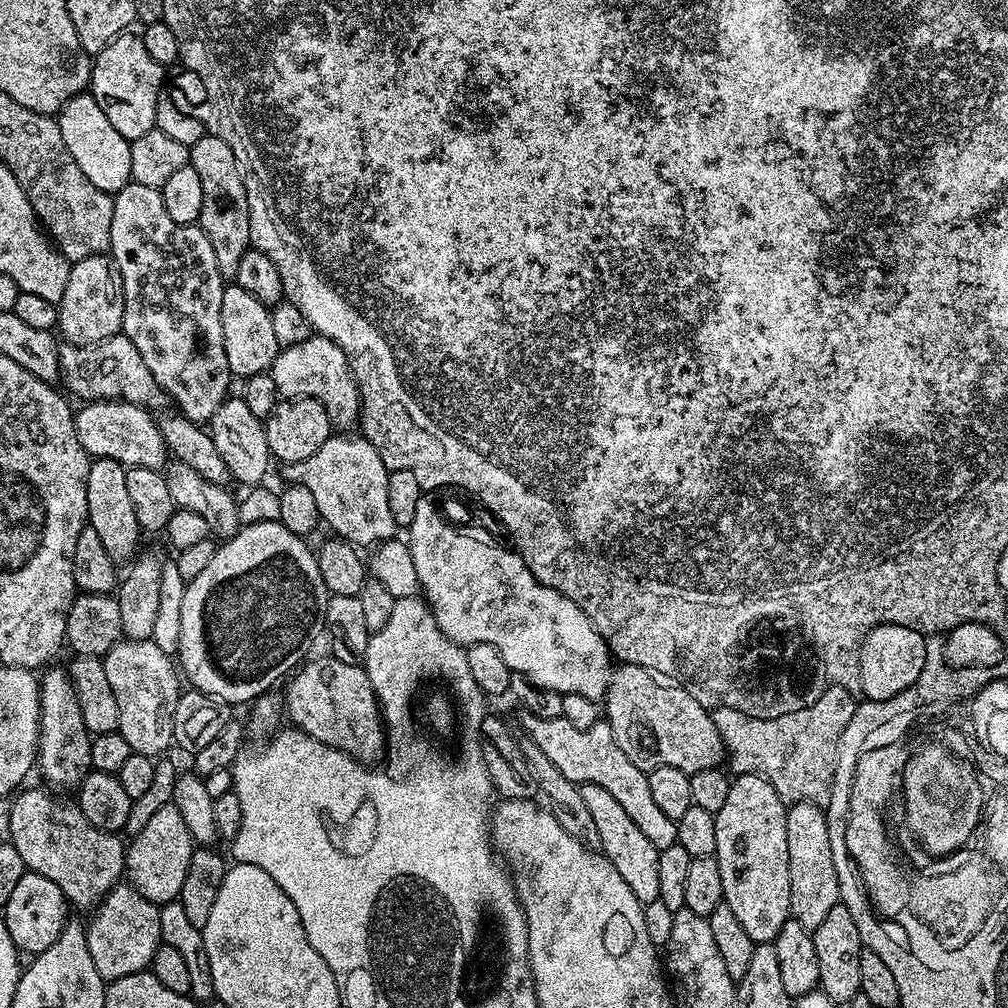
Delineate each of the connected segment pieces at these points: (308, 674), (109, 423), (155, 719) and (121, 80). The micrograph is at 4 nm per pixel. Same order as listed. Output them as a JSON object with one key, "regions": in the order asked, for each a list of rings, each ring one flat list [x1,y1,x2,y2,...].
{"regions":[[[324,654,321,660,311,660,301,663,287,681,288,693,282,696,287,719,289,716,296,723,293,725,311,740,340,748,347,756,361,762,379,761,386,751,385,721,381,716,380,701,376,699,363,667,342,662,331,654]],[[94,400,83,405,84,408,75,413,76,433,82,446,92,458,110,458,119,464,133,468,163,469,170,453,164,445,160,433,160,425,153,413,137,404,126,404,122,400]],[[121,638,103,656,106,679,114,690,118,702,119,731,133,752,143,756,160,758,174,741,174,718,182,693,182,680,177,665,167,652,158,650,153,640,130,640]],[[129,30,123,32,106,50,102,50,92,61,92,83,90,94,102,106,107,120,114,130,129,142,142,138,150,129,156,127,158,94,164,80,165,65,154,62,146,51,143,35]]]}

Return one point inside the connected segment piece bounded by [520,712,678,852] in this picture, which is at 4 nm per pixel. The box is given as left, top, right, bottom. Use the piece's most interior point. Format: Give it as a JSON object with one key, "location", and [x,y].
{"location":[591,756]}

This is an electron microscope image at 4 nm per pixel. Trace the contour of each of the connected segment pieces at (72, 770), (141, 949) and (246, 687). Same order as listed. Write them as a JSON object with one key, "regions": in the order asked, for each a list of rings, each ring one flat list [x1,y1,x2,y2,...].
{"regions":[[[49,667,40,680,40,744,36,748,36,758,38,769,40,768,41,774,49,780,47,783,53,789,75,789,92,768,90,762,92,742,82,722,82,710,78,706,72,681,63,667,56,667]],[[127,882,117,883,115,888,104,895,102,903,97,904,87,921,86,931,90,958,94,958,94,970,105,982,126,978,126,974,138,974,151,965,154,950,162,943,158,914,160,905,142,898]],[[279,520,245,524,217,547,214,558,198,578,185,583,178,668,195,691,204,692,229,706,247,705,257,696,275,689,272,687,309,655,307,652,316,635,321,635,324,627,330,594,322,582,316,552,308,549,308,543,305,537,286,530]]]}

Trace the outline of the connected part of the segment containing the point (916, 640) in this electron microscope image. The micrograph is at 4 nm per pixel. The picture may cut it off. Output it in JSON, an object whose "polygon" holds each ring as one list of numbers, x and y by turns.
{"polygon":[[879,624,871,628,860,645,860,692,863,699,886,700,918,682,926,666,925,633,897,624]]}

